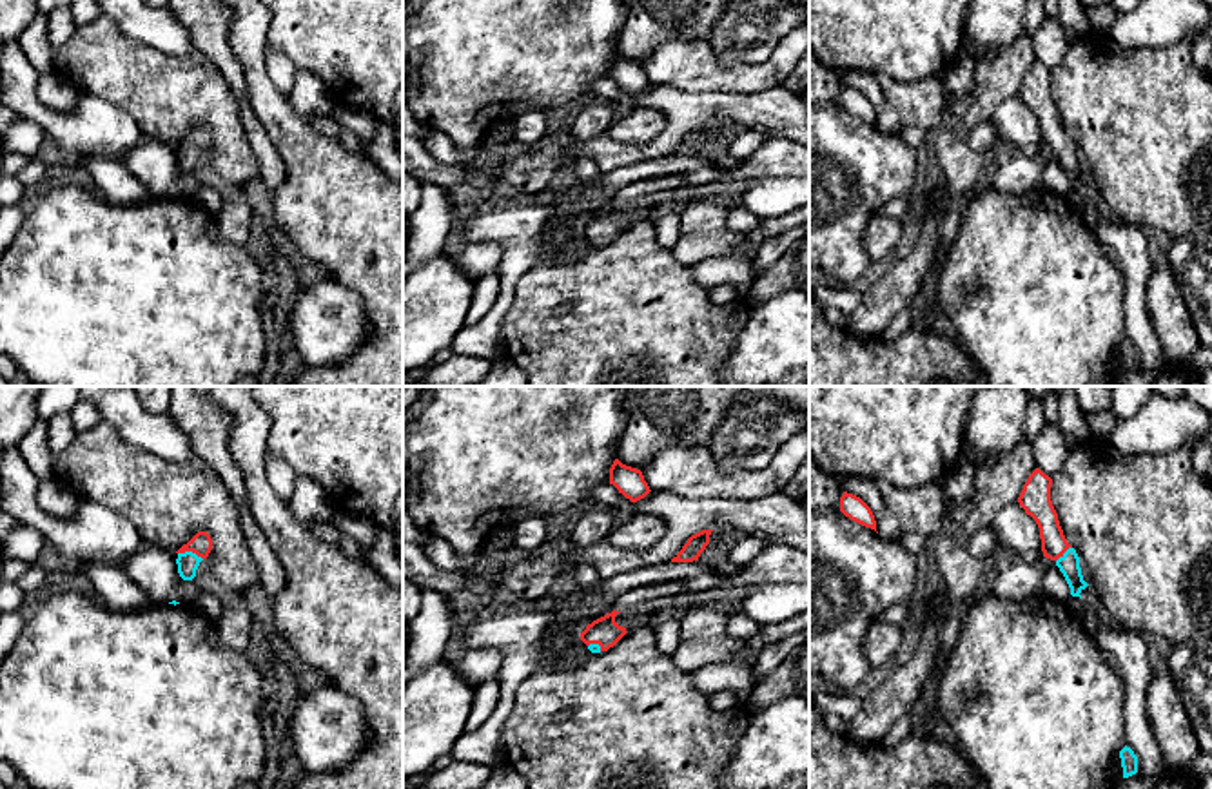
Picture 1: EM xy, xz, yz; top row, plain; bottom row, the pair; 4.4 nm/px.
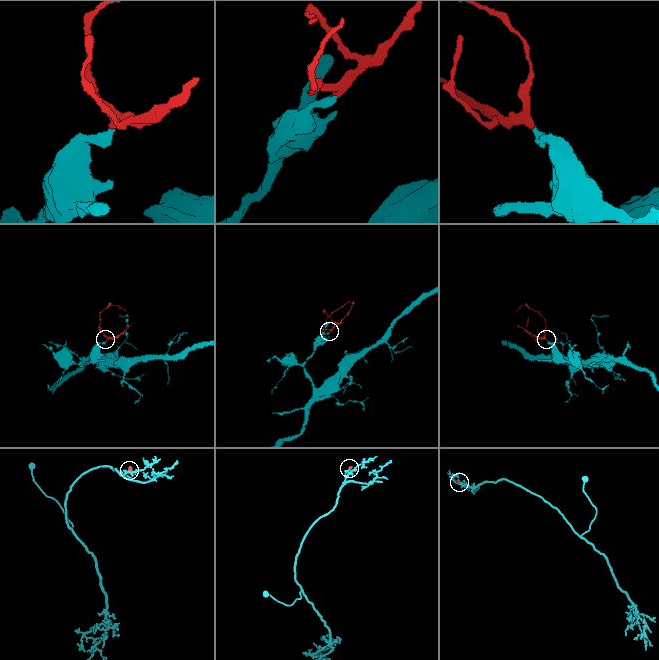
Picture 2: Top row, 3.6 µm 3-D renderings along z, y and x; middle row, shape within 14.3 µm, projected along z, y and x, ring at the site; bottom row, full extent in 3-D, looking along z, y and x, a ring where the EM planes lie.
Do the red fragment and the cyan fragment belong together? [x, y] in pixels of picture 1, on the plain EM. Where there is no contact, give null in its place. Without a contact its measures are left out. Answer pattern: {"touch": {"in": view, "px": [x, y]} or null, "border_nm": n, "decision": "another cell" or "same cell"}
{"touch": {"in": "xy", "px": [191, 144]}, "border_nm": 120, "decision": "same cell"}

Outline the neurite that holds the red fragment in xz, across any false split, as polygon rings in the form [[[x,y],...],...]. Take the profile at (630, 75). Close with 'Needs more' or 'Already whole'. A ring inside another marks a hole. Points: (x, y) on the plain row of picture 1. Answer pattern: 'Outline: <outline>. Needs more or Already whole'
Outline: [[[619,53],[610,62],[610,78],[631,96],[644,93],[651,85],[642,65],[622,58]]]. Already whole

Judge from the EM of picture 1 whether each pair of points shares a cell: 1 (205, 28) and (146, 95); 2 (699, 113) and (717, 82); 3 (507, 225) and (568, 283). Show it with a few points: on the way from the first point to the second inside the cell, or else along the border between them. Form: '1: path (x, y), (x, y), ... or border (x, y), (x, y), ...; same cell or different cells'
1: border (207, 57), (233, 91); different cells
2: border (670, 84), (688, 91), (755, 93); different cells
3: border (543, 258), (521, 276), (514, 289); different cells

